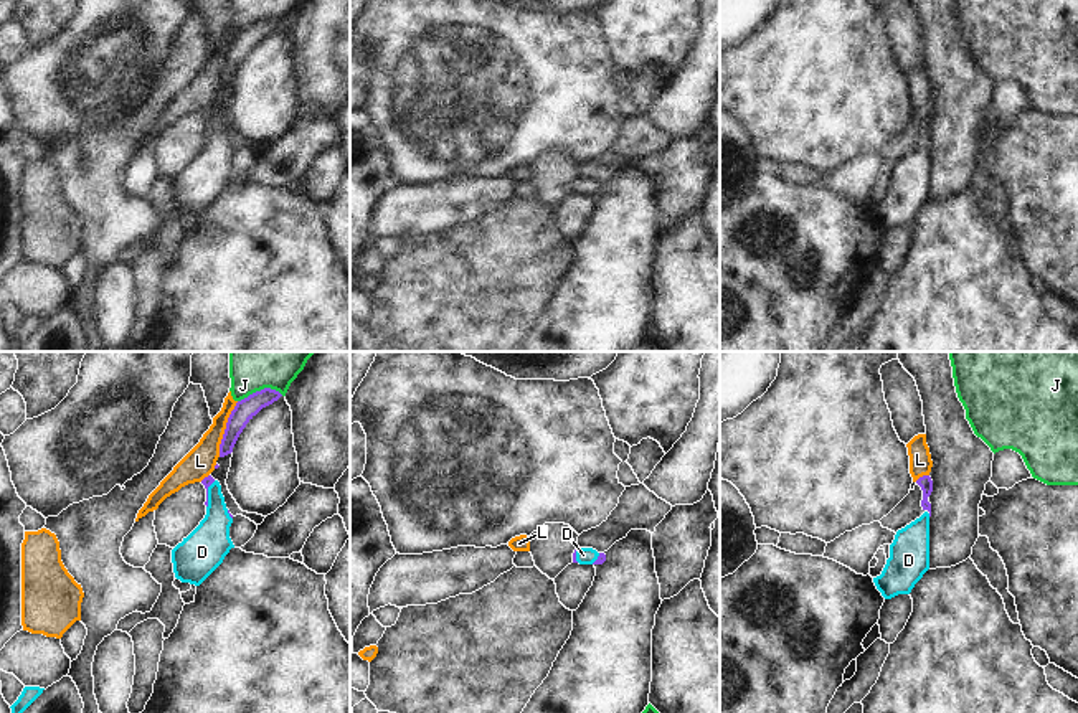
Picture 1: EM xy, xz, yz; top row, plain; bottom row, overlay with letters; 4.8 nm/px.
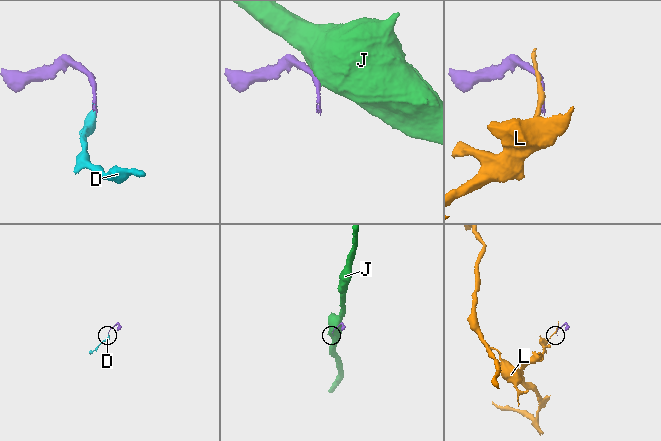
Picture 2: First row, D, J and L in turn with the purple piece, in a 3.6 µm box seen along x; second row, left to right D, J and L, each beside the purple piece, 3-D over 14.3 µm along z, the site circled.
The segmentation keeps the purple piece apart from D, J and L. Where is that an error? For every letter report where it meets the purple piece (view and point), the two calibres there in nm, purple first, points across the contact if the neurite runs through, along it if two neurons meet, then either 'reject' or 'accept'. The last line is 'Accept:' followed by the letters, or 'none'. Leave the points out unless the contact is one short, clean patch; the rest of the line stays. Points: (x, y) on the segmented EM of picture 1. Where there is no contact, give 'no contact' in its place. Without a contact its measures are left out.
D: meets purple in xy at (207, 494); 50 nm thick on the purple side, 200 nm on the other; runs through xy (207, 481), (207, 494), (213, 500), (208, 543); accept
J: meets purple in xy at (261, 390); 100 nm thick on the purple side, 360 nm on the other; border along xy (283, 395), (261, 388), (238, 401); reject
L: meets purple in xy at (225, 429); 100 nm thick on the purple side, 150 nm on the other; border along xy (238, 401), (228, 418), (218, 456); reject
Accept: D

